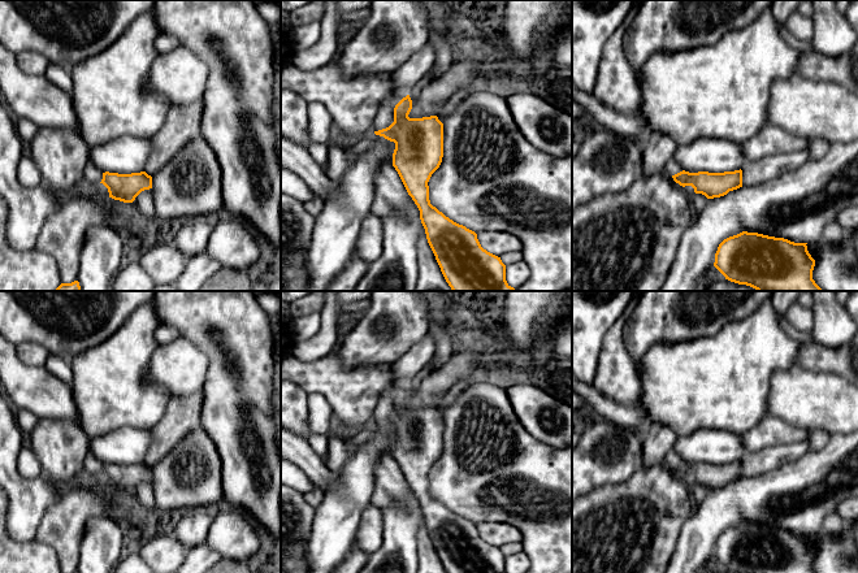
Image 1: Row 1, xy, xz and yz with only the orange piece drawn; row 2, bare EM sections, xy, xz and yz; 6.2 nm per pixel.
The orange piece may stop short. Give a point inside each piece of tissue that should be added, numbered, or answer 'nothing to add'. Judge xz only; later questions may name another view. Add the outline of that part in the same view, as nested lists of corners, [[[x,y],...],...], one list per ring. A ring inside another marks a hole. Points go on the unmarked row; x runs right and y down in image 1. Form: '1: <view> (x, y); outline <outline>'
1: xz (384, 409); outline [[[396,383],[391,390],[381,395],[374,412],[373,424],[389,418],[394,413],[394,399],[408,385]]]

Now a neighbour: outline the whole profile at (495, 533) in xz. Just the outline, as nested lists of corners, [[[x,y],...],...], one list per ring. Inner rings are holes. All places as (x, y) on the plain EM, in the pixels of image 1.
[[[482,522],[477,525],[477,530],[484,541],[498,548],[503,544],[523,541],[521,533],[515,526],[504,522]]]

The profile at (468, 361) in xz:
[[[477,338],[458,346],[446,364],[434,372],[424,372],[408,385],[412,391],[408,408],[437,407],[438,400],[443,399],[456,382],[484,374],[490,359],[493,359],[493,346],[488,338]]]

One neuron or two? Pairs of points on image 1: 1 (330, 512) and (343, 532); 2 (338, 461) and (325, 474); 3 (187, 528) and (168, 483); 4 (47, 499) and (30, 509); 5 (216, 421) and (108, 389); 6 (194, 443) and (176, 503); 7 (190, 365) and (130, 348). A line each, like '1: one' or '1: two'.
1: one
2: two
3: two
4: one
5: two
6: one
7: two

